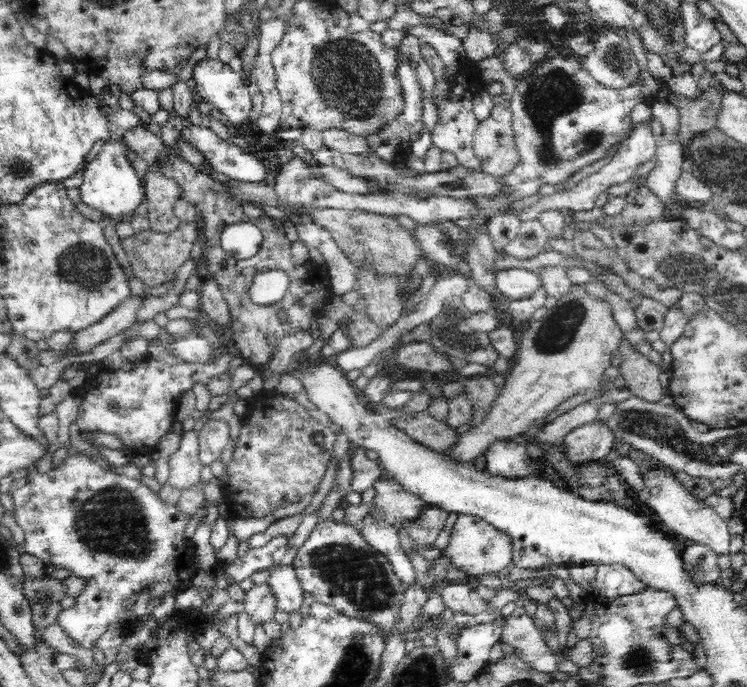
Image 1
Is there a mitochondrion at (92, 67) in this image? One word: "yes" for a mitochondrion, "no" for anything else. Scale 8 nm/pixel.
no

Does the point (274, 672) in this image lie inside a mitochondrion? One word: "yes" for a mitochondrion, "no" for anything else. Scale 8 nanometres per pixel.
no

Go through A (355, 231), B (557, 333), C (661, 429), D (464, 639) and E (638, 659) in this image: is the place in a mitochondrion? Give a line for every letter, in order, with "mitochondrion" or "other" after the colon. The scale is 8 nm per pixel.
A: mitochondrion
B: mitochondrion
C: mitochondrion
D: other
E: mitochondrion

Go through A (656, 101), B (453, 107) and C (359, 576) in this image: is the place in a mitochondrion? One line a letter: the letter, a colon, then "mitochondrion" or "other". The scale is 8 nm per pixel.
A: other
B: other
C: mitochondrion

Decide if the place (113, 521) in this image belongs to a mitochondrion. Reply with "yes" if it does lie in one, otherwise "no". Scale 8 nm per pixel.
yes

